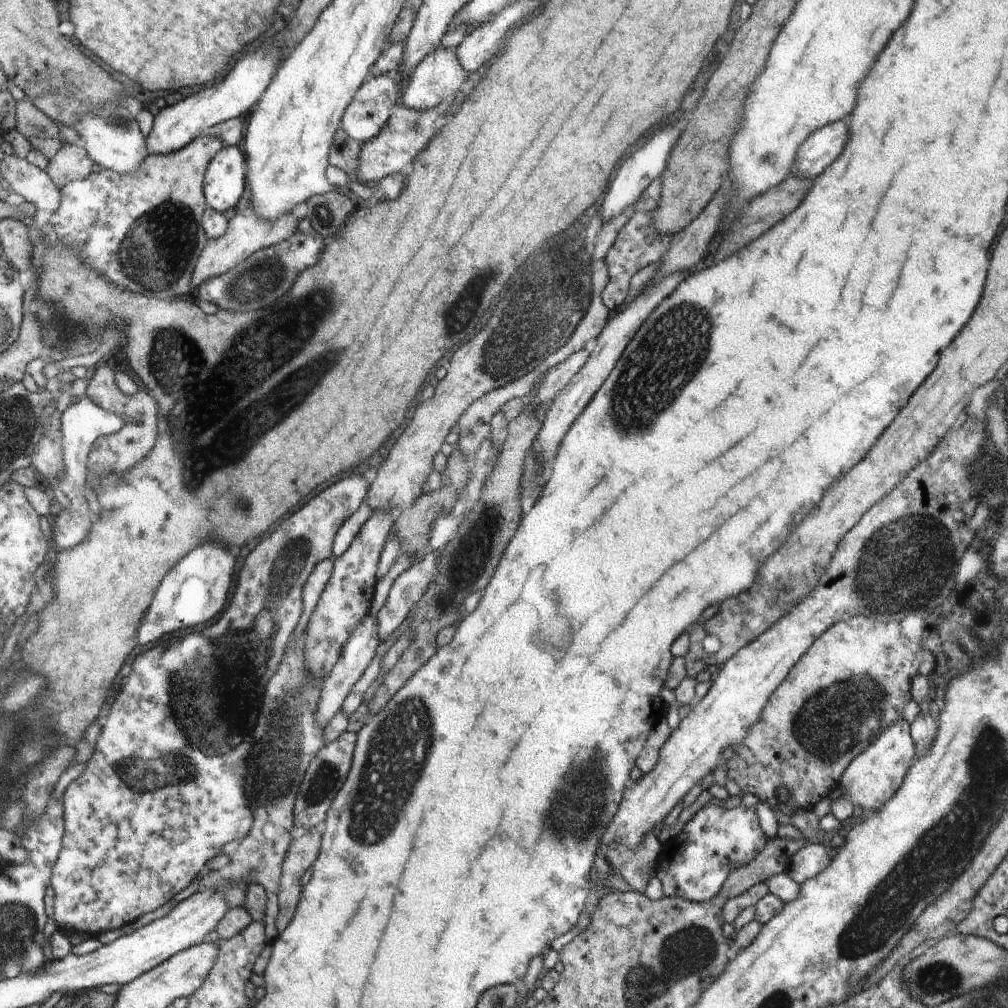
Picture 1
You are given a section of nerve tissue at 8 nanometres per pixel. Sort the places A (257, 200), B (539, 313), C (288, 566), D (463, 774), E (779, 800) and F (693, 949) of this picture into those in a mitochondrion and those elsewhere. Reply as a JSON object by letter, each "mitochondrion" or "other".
{"A":"other","B":"mitochondrion","C":"mitochondrion","D":"other","E":"other","F":"mitochondrion"}

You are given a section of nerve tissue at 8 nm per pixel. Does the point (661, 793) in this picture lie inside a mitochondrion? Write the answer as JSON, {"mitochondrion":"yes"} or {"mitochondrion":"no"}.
{"mitochondrion":"no"}

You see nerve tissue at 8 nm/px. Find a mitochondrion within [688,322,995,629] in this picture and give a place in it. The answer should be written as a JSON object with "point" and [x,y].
{"point":[892,575]}

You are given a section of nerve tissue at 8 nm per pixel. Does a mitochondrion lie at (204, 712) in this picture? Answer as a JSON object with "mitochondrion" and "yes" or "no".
{"mitochondrion":"yes"}

